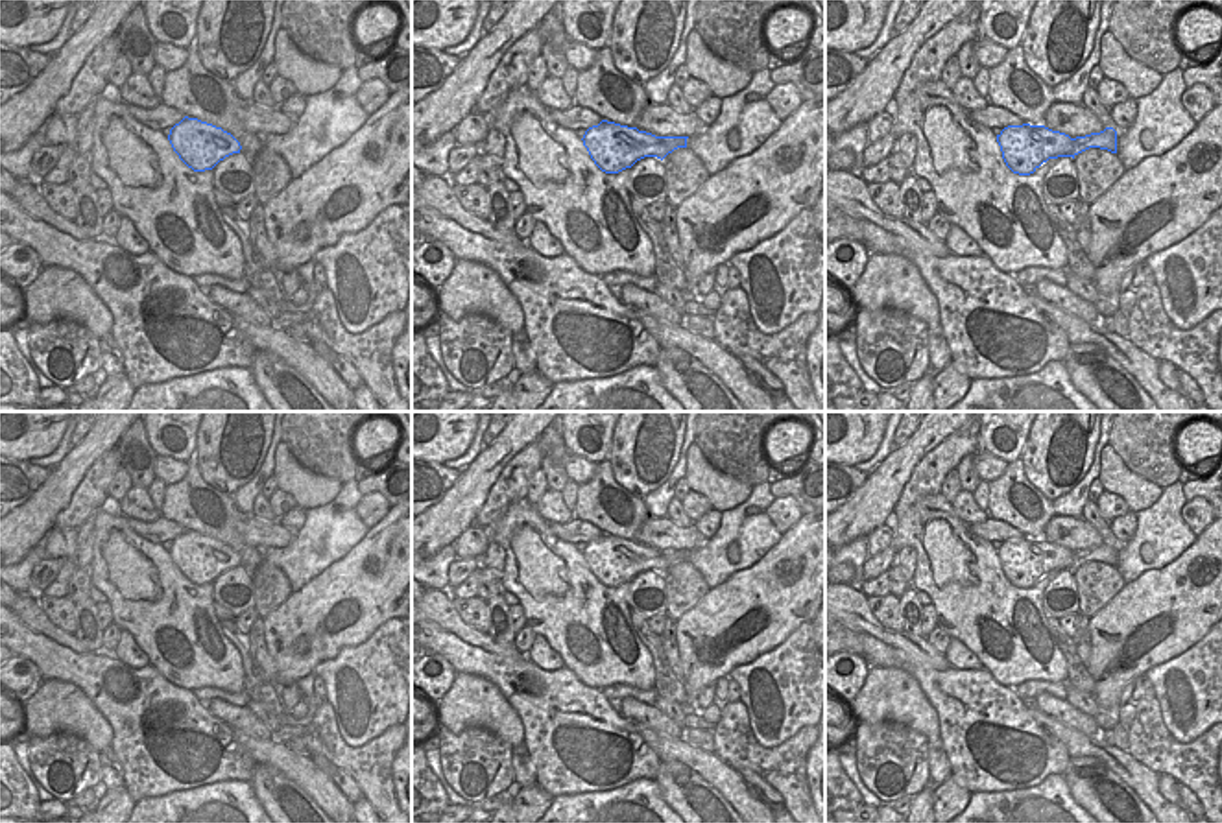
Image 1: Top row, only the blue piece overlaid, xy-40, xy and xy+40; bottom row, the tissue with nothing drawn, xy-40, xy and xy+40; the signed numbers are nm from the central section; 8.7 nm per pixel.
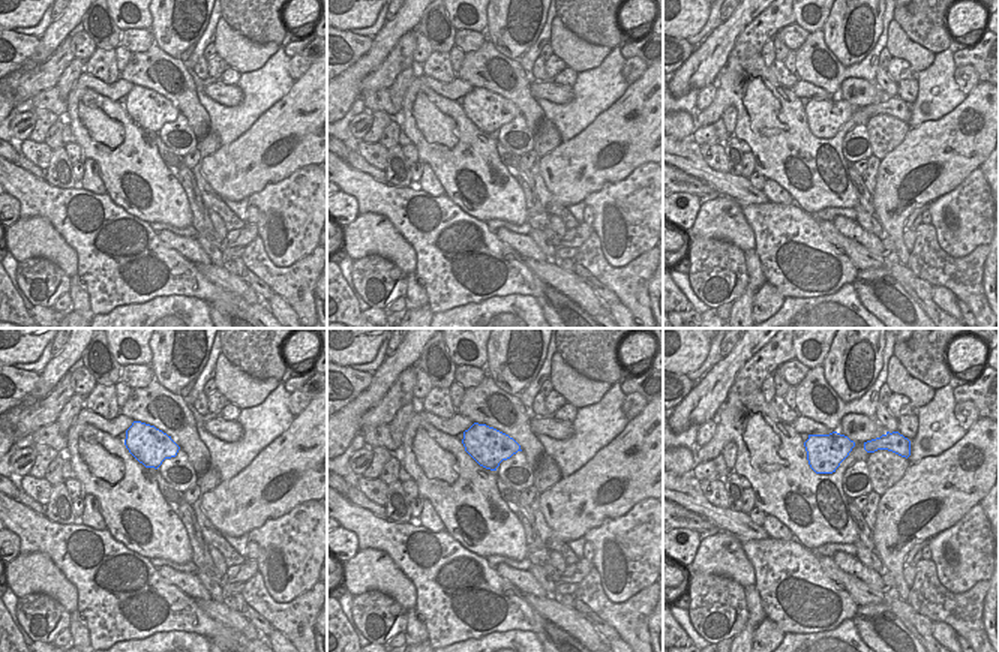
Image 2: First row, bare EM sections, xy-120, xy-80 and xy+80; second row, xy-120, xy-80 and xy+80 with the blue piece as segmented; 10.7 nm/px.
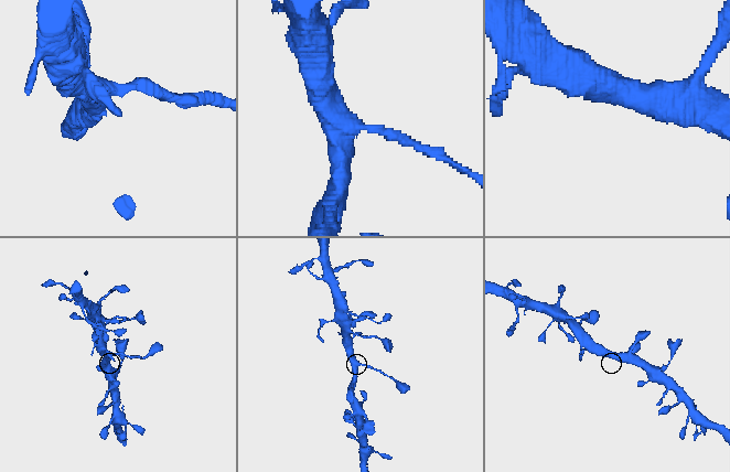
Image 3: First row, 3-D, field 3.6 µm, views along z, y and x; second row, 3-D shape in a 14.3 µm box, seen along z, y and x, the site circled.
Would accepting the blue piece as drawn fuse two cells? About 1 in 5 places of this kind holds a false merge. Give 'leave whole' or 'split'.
leave whole

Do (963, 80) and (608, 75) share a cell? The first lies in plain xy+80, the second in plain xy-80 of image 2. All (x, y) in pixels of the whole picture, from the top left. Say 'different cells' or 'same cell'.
different cells

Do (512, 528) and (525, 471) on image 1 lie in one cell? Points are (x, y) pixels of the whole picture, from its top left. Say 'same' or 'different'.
different

